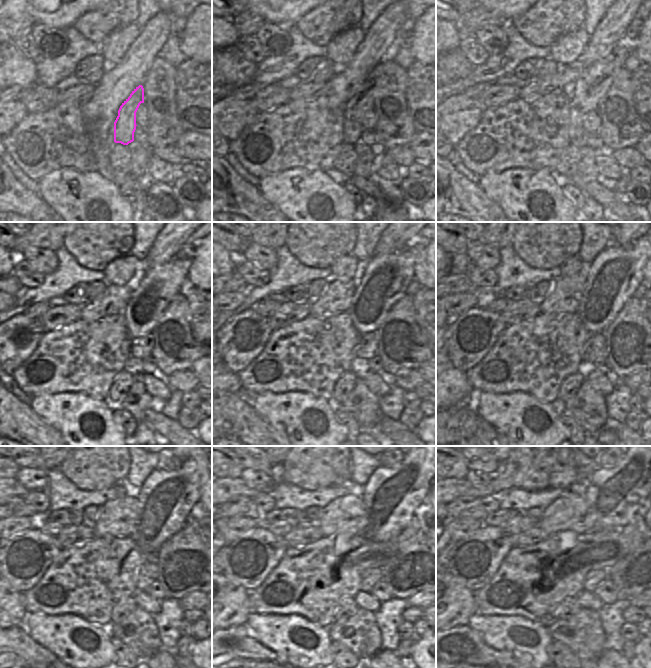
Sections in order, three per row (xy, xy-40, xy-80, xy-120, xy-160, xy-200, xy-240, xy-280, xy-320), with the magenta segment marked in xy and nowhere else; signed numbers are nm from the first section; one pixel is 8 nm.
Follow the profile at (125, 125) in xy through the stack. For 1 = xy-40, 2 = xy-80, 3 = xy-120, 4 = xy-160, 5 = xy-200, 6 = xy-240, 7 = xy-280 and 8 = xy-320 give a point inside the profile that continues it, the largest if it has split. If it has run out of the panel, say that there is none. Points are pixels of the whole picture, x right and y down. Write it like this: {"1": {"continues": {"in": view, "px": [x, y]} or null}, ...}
{"1": {"continues": {"in": "xy-40", "px": [362, 100]}}, "2": {"continues": {"in": "xy-80", "px": [594, 81]}}, "3": {"continues": {"in": "xy-120", "px": [160, 284]}}, "4": {"continues": {"in": "xy-160", "px": [386, 278]}}, "5": {"continues": {"in": "xy-200", "px": [613, 276]}}, "6": {"continues": {"in": "xy-240", "px": [166, 498]}}, "7": {"continues": {"in": "xy-280", "px": [392, 495]}}, "8": {"continues": {"in": "xy-320", "px": [615, 494]}}}

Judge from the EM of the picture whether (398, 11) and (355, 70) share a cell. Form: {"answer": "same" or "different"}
{"answer": "same"}

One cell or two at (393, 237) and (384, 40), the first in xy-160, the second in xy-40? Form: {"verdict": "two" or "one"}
{"verdict": "one"}

